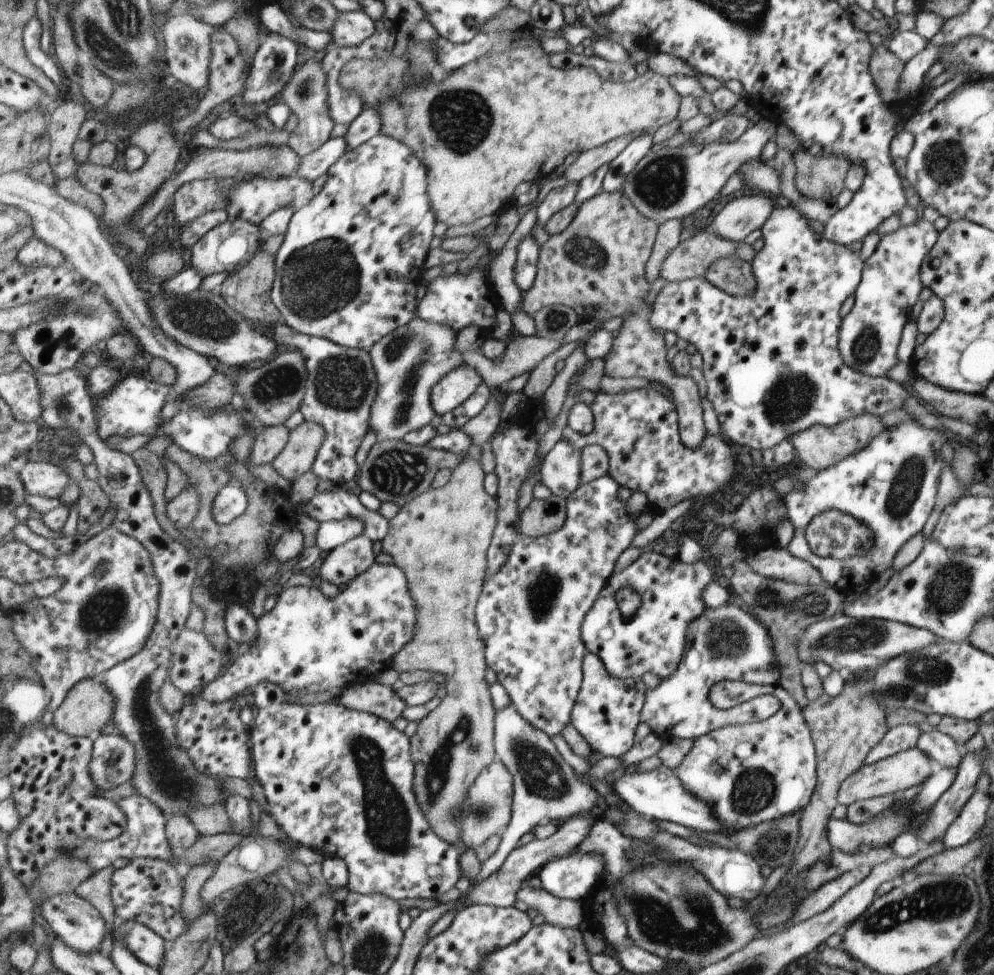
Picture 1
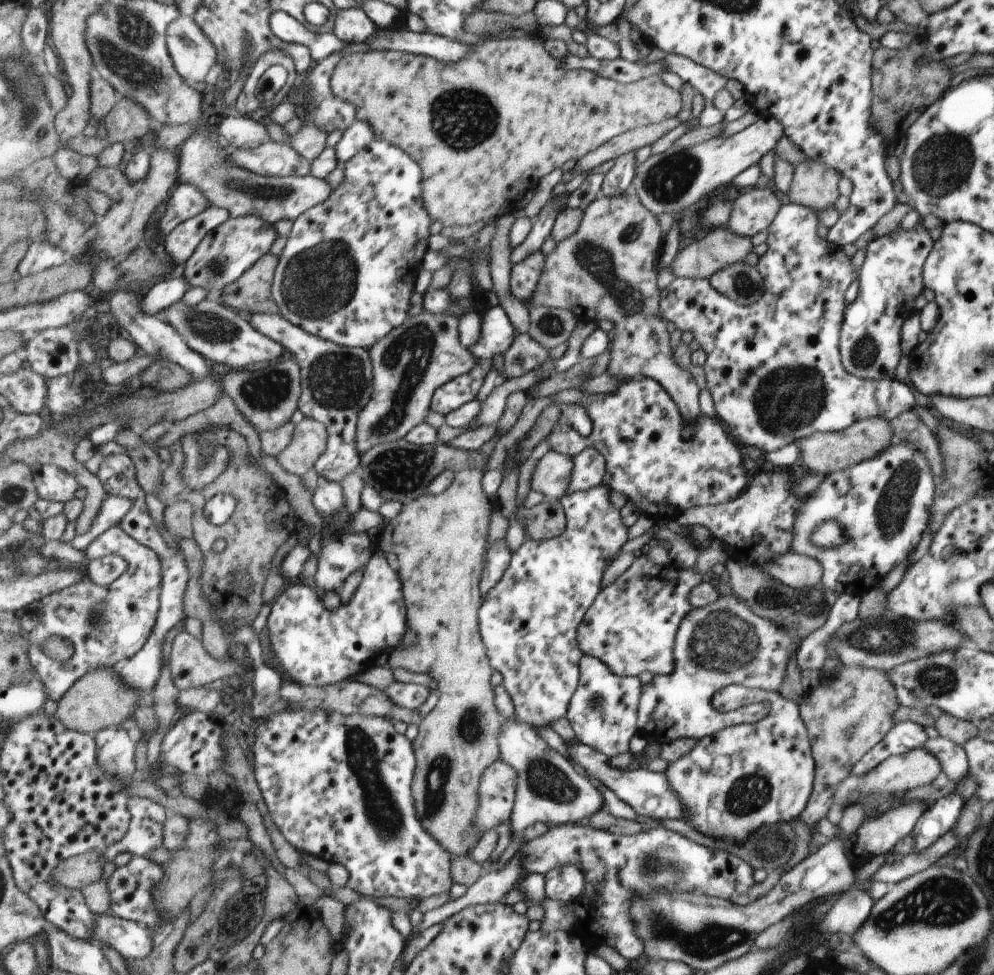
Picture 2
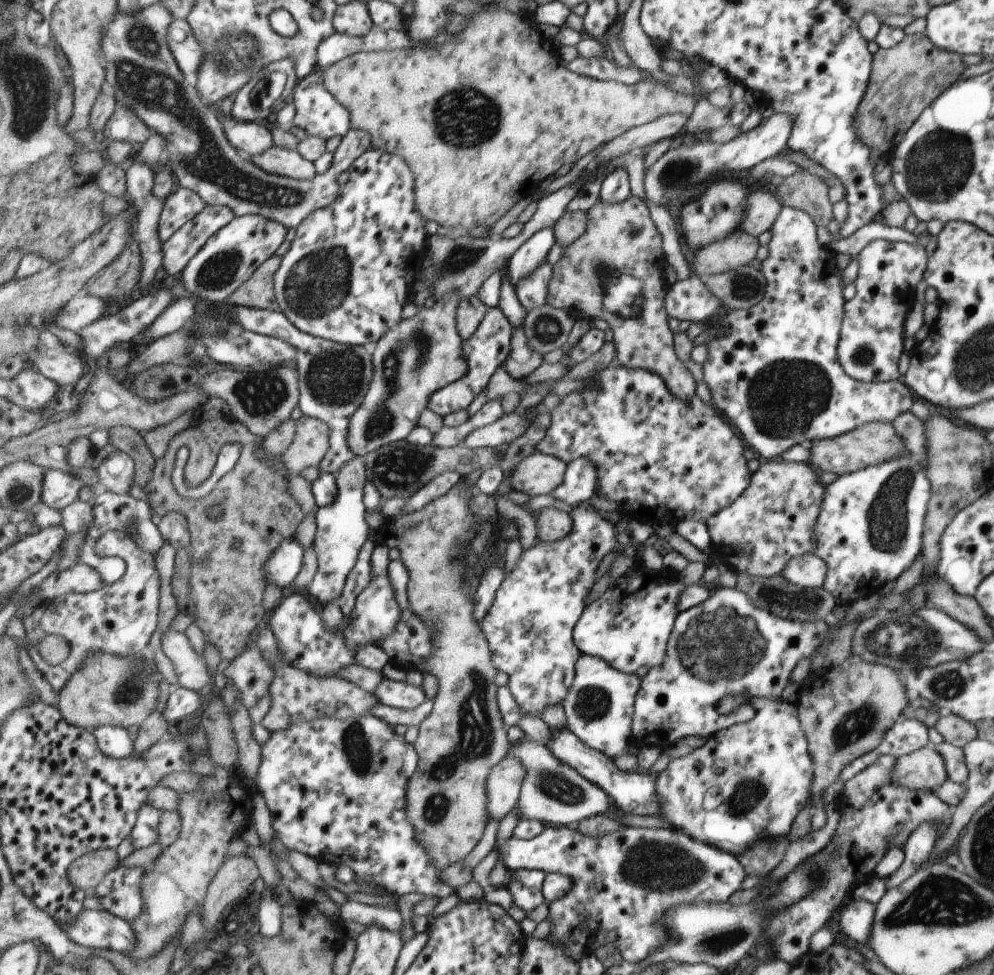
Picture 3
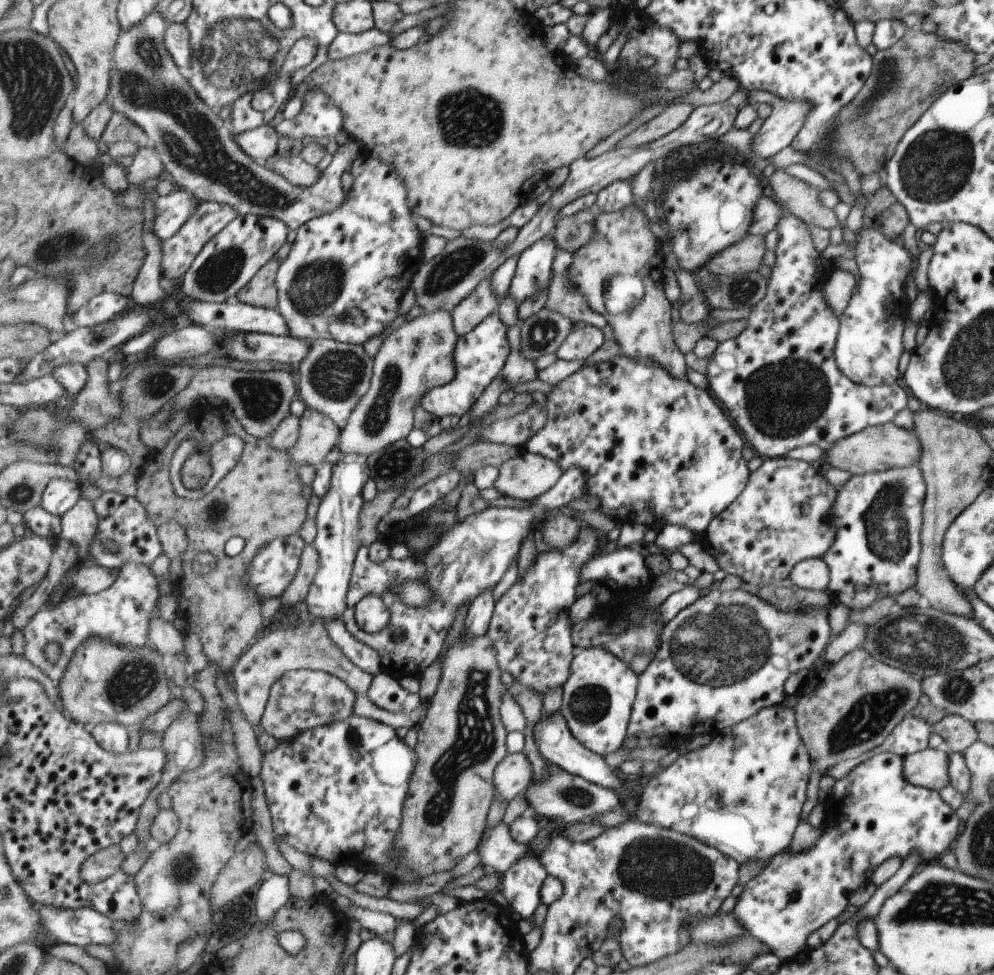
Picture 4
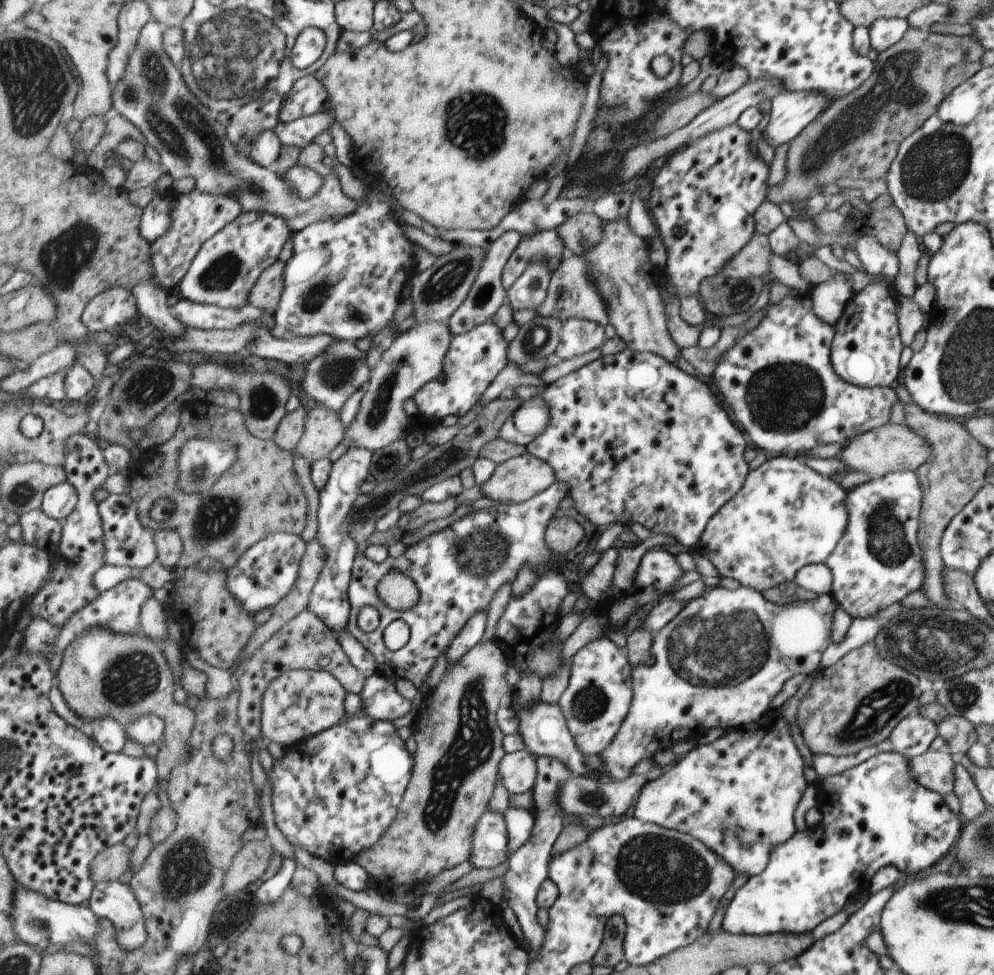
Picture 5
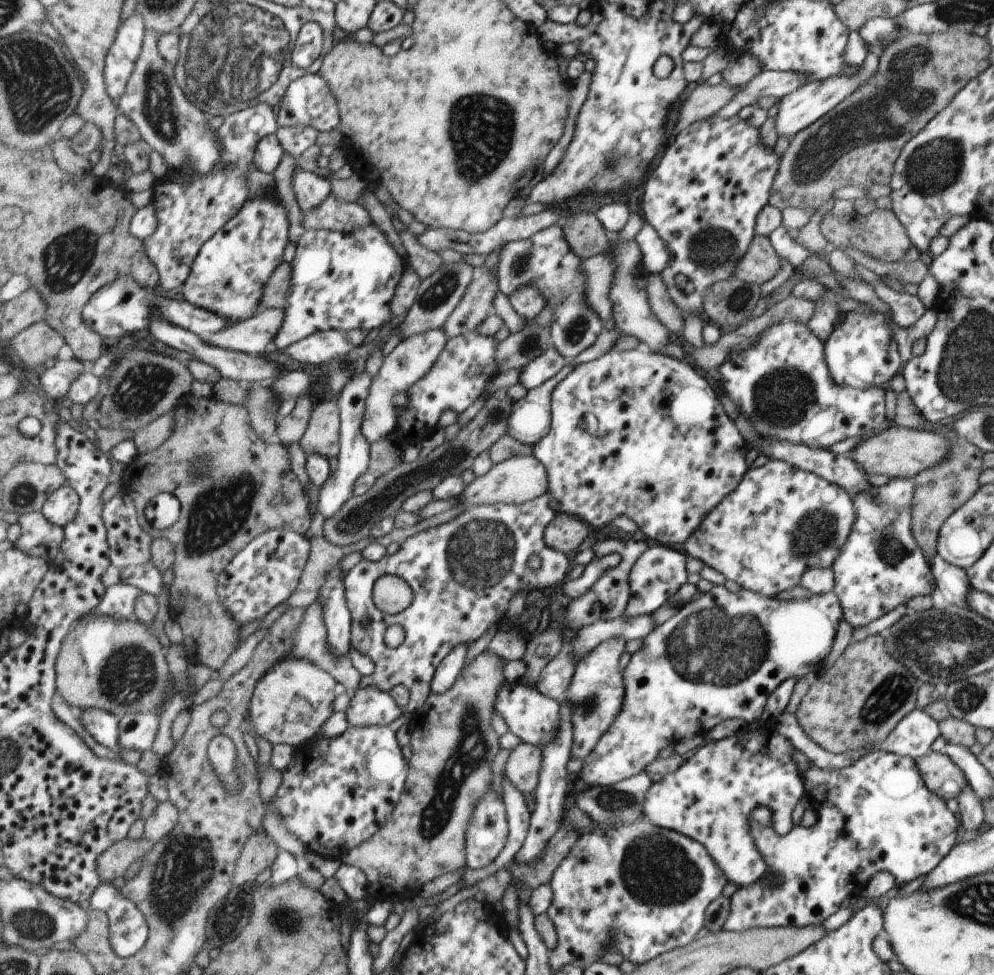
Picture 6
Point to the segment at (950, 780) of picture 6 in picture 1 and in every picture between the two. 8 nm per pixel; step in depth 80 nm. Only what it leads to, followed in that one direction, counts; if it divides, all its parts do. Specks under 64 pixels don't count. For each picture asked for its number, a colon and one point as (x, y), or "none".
1: (901, 771)
2: (898, 773)
3: (922, 769)
4: (930, 769)
5: (934, 770)

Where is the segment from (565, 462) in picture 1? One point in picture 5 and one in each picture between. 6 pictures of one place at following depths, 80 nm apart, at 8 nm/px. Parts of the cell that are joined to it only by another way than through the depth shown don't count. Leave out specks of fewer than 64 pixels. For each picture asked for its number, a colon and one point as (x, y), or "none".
2: (552, 474)
3: (539, 473)
4: (526, 477)
5: (525, 477)

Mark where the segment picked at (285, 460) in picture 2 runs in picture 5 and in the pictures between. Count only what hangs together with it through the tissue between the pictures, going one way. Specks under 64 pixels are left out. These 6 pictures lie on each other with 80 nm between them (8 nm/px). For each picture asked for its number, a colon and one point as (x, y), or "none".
3: (312, 442)
4: (319, 435)
5: (325, 430)

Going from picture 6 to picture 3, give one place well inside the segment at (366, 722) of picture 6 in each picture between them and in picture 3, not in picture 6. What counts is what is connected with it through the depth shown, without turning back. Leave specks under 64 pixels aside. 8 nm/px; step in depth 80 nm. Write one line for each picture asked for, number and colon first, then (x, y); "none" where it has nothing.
3: (399, 694)
4: (386, 691)
5: (382, 701)

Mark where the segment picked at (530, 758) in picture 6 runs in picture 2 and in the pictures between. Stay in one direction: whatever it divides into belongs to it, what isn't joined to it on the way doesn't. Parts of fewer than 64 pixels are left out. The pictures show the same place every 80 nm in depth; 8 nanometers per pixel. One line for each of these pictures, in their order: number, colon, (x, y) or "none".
2: (499, 788)
3: (505, 781)
4: (513, 776)
5: (519, 771)

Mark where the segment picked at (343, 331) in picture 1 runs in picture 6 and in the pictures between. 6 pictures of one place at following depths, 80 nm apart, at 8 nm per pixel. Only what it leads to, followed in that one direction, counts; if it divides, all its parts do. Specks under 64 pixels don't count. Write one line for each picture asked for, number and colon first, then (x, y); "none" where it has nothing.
2: (347, 274)
3: (346, 276)
4: (344, 277)
5: (346, 278)
6: (348, 282)

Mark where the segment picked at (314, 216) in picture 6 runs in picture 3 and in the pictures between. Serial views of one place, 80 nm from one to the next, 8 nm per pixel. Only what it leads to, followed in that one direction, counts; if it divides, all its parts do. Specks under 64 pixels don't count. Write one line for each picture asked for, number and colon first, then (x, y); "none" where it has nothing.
3: (142, 72)
4: (197, 147)
5: (153, 94)

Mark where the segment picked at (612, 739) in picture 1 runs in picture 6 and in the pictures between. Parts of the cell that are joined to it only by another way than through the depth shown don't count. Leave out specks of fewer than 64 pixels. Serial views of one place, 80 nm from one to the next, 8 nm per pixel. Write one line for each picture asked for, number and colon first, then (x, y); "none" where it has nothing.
2: (602, 711)
3: (599, 707)
4: (597, 699)
5: (597, 698)
6: (596, 691)

